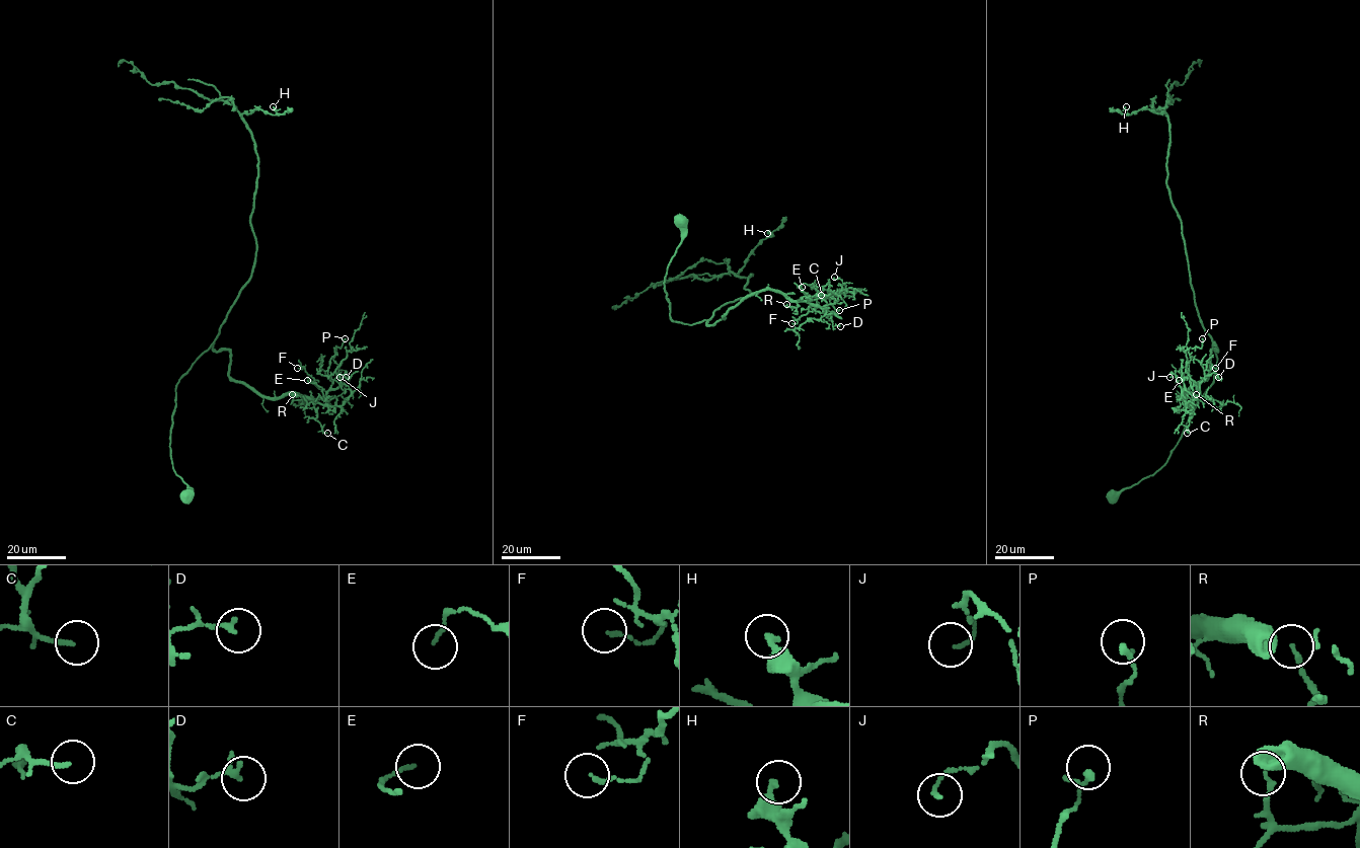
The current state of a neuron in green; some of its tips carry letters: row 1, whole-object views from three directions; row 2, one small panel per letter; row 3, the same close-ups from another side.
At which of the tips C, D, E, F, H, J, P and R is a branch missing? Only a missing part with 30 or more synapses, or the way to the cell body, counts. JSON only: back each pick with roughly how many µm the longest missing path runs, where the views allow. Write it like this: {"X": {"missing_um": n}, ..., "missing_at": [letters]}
{"missing_at": []}

